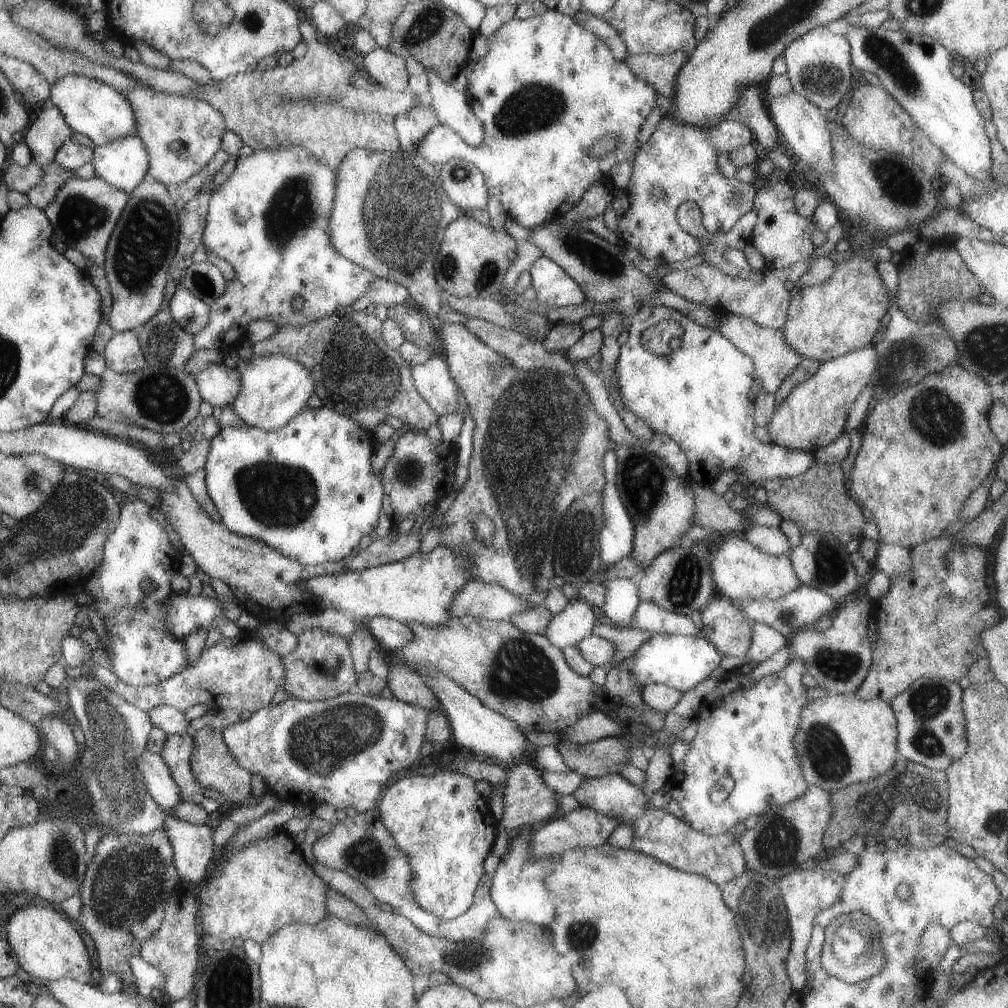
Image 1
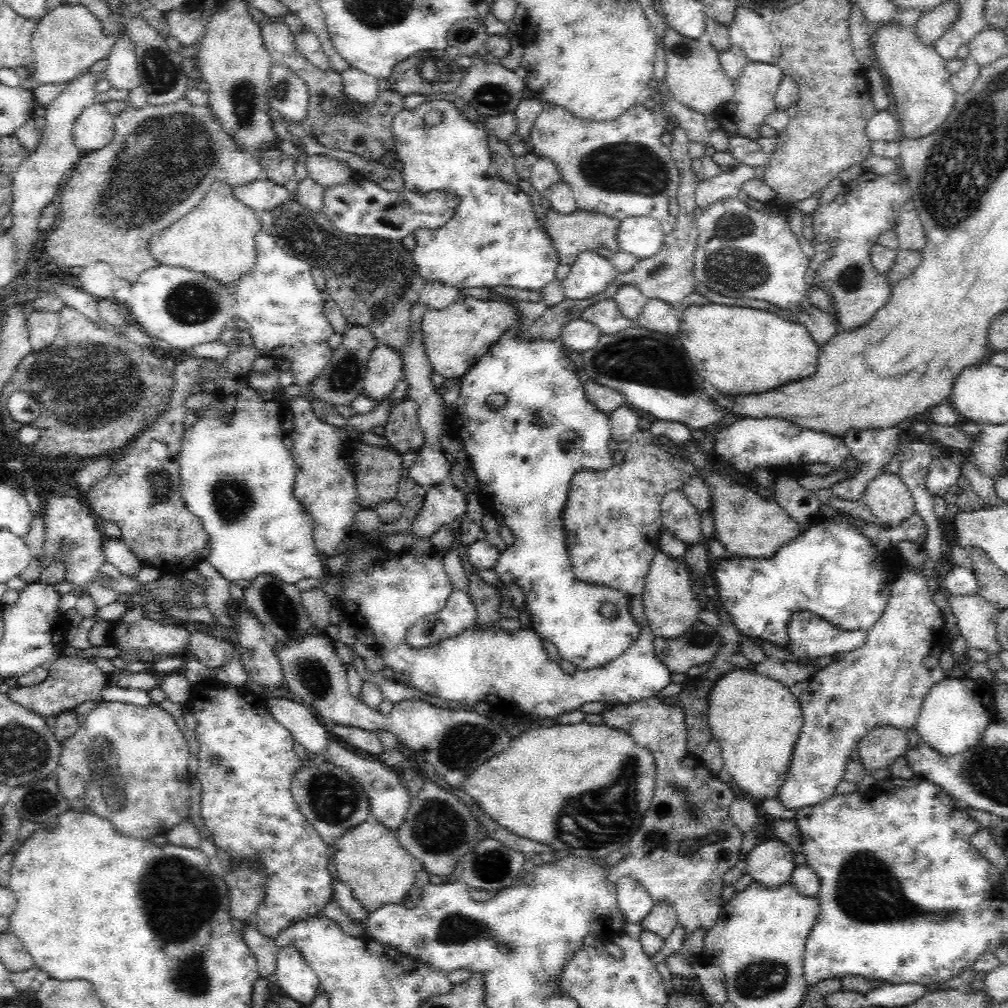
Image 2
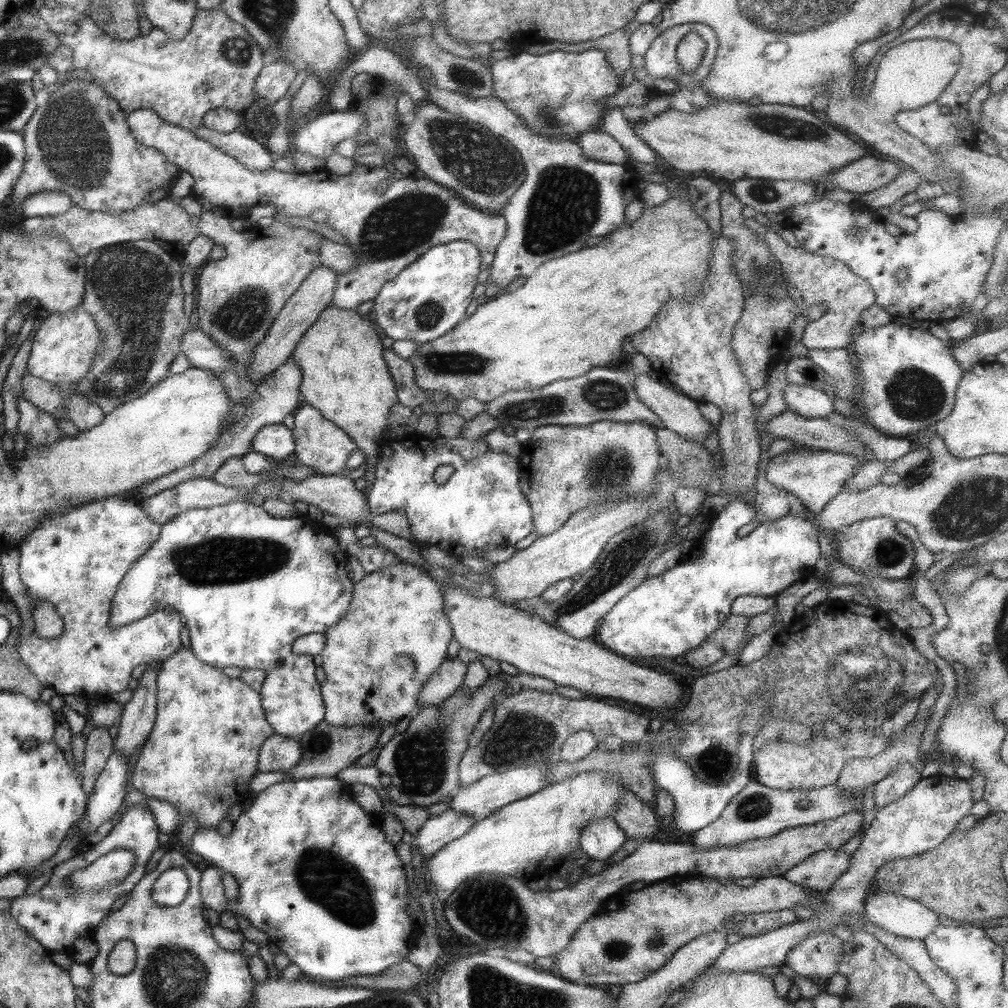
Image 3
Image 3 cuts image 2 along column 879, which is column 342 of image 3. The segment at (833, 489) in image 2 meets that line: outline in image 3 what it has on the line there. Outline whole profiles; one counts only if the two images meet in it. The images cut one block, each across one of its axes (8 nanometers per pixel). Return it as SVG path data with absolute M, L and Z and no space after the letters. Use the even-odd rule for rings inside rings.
M306 404L296 409L292 432L295 438L293 455L296 456L299 466L308 466L316 470L318 475L338 476L345 473L346 461L357 446L346 431L342 432L337 424L326 420L318 409Z

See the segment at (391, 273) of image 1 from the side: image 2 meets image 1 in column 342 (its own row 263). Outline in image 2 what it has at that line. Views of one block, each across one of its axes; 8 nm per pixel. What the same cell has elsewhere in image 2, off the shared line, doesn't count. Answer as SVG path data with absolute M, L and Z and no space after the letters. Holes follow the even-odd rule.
M216 180L196 210L150 238L148 250L157 264L187 268L223 286L236 286L242 276L256 268L254 236L260 228L258 215L236 201L227 182Z

